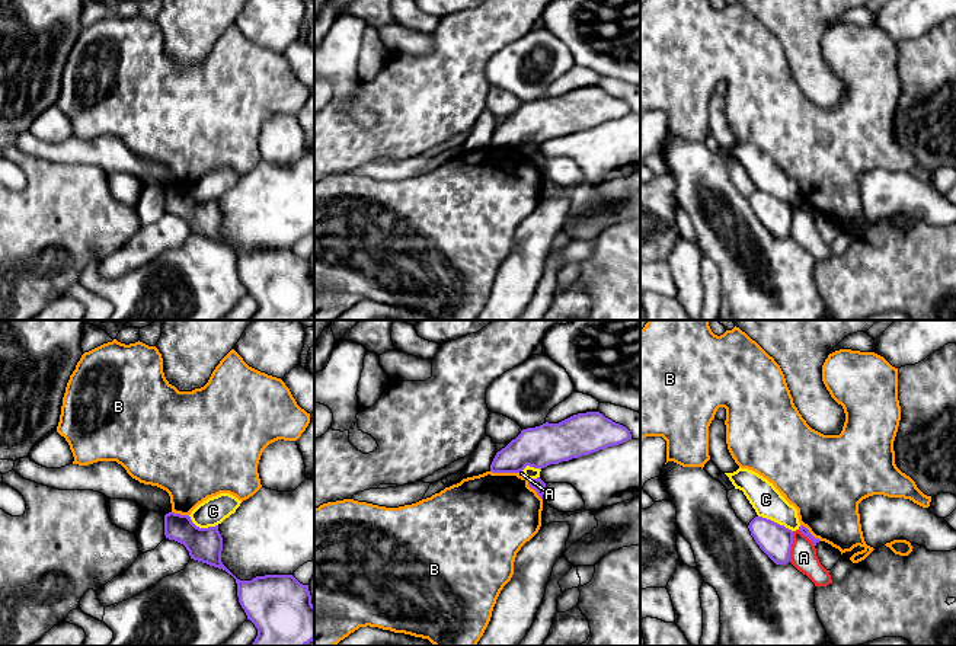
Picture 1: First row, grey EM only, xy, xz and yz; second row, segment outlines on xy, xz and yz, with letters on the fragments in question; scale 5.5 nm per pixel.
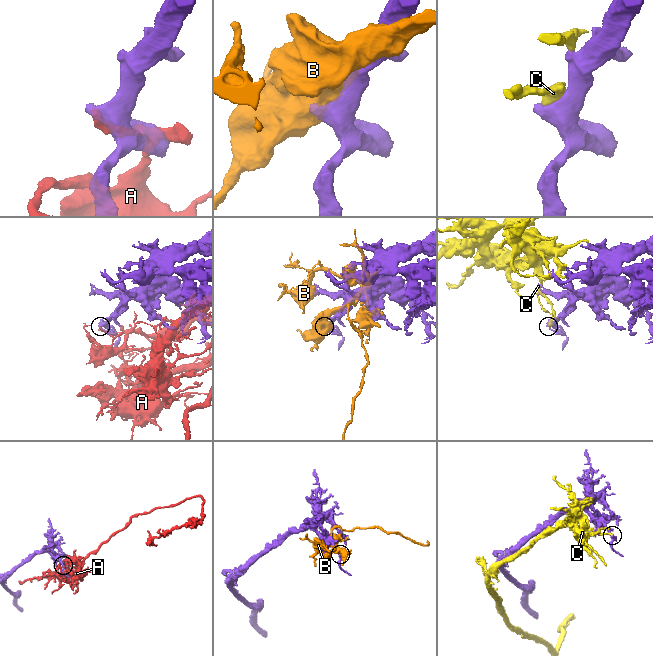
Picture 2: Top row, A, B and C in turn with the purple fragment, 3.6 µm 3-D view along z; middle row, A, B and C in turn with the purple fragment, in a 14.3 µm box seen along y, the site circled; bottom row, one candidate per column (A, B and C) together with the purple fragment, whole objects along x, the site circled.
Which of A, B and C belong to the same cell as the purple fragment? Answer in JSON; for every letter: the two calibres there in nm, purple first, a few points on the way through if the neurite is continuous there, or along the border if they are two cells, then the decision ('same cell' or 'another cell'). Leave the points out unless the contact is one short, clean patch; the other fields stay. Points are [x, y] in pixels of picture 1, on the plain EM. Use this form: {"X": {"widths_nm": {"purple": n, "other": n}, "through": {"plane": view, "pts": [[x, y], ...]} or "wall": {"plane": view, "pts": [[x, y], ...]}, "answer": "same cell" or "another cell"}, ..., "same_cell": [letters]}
{"A": {"widths_nm": {"purple": 180, "other": 150}, "answer": "another cell"}, "B": {"widths_nm": {"purple": 220, "other": 460}, "answer": "another cell"}, "C": {"widths_nm": {"purple": 180, "other": 170}, "answer": "another cell"}, "same_cell": []}

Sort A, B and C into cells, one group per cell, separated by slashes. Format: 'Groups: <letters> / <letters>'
Groups: A / B / C

